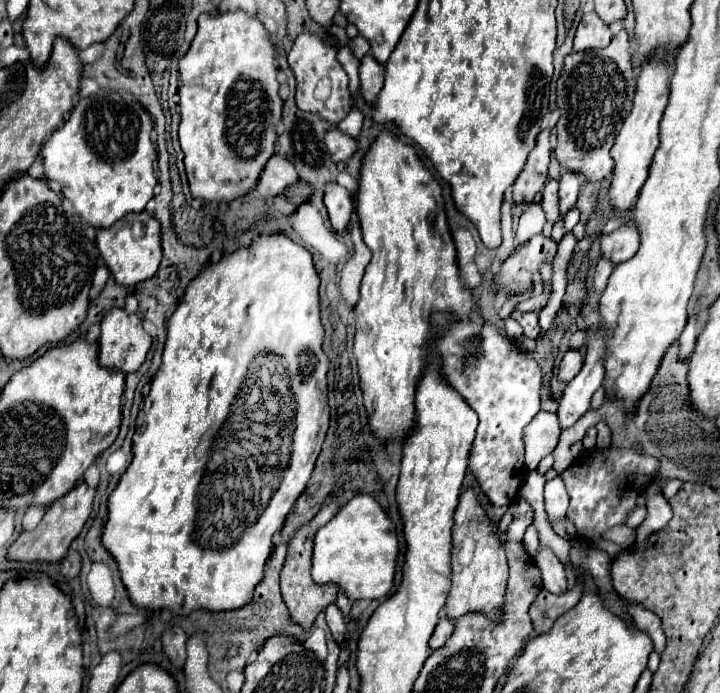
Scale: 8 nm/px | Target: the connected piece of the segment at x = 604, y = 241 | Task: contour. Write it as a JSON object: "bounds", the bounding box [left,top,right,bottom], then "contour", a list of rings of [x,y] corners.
{"bounds":[601,226,639,264],"contour":[[[623,226],[615,232],[601,234],[601,258],[607,258],[613,264],[629,260],[639,248],[639,236],[633,226]]]}

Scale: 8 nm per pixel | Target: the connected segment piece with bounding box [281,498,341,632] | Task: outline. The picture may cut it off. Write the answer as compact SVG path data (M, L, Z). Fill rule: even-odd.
M329 498L329 504L323 506L323 510L309 522L305 524L301 530L297 530L297 534L289 540L289 548L287 548L287 560L285 560L285 566L281 570L281 594L283 594L283 600L289 608L289 616L291 616L291 622L293 624L299 624L305 632L313 626L315 618L319 612L323 612L329 604L333 604L337 600L337 592L339 588L329 584L329 586L319 586L319 584L313 584L311 576L309 576L309 568L311 568L311 550L313 550L313 536L315 532L327 524L335 512L339 510L341 506L341 500L339 498Z

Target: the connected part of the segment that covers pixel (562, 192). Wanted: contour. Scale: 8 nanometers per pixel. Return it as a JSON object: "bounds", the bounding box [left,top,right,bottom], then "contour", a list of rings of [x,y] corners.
{"bounds":[559,172,583,216],"contour":[[[571,172],[561,174],[561,180],[559,180],[559,212],[563,216],[575,206],[581,184],[583,184],[581,176],[573,176]]]}

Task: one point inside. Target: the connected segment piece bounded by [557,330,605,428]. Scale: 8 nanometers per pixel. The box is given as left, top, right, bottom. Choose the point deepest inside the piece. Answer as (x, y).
(576, 399)

